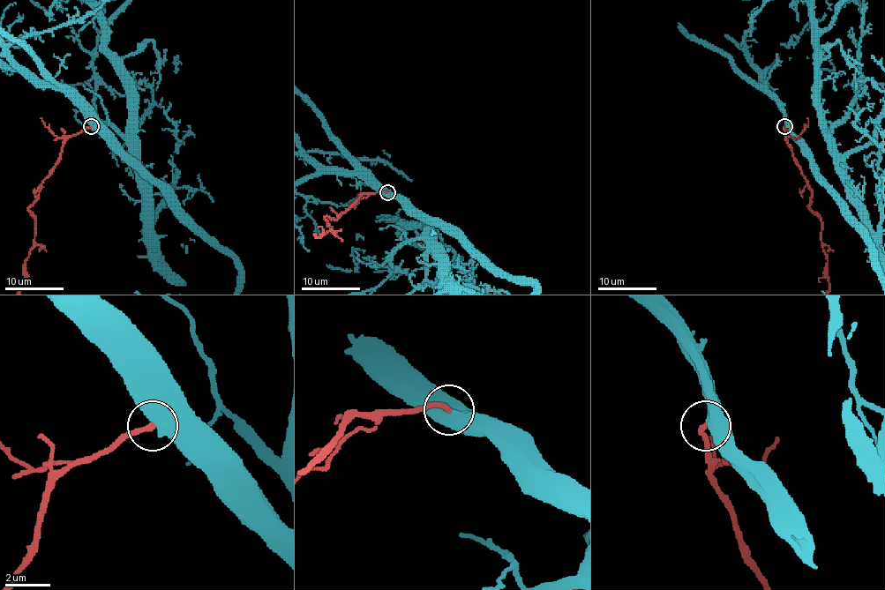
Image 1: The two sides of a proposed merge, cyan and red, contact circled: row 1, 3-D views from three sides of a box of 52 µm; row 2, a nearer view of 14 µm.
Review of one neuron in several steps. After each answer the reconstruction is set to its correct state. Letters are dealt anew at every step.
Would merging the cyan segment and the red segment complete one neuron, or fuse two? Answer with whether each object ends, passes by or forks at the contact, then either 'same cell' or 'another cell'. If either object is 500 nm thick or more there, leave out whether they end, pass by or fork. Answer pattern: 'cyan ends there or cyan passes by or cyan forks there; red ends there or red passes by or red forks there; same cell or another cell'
same cell

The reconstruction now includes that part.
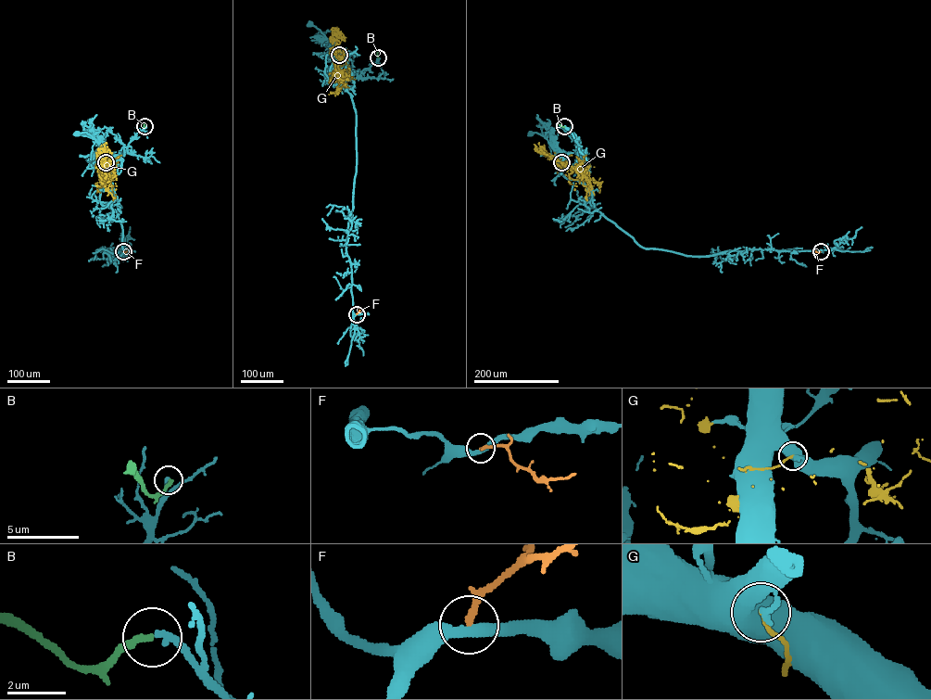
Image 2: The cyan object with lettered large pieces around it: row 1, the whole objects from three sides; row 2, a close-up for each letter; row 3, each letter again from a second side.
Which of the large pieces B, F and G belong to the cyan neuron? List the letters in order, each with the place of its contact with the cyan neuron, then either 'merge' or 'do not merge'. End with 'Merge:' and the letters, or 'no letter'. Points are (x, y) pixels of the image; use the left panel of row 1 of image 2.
B: contact (144, 126); merge
F: contact (123, 251); do not merge
G: contact (106, 162); do not merge
Merge: B

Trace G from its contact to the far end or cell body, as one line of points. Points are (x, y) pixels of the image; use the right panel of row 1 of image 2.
G: (561, 162), (572, 170), (582, 171), (584, 177), (587, 178), (585, 180), (587, 199)

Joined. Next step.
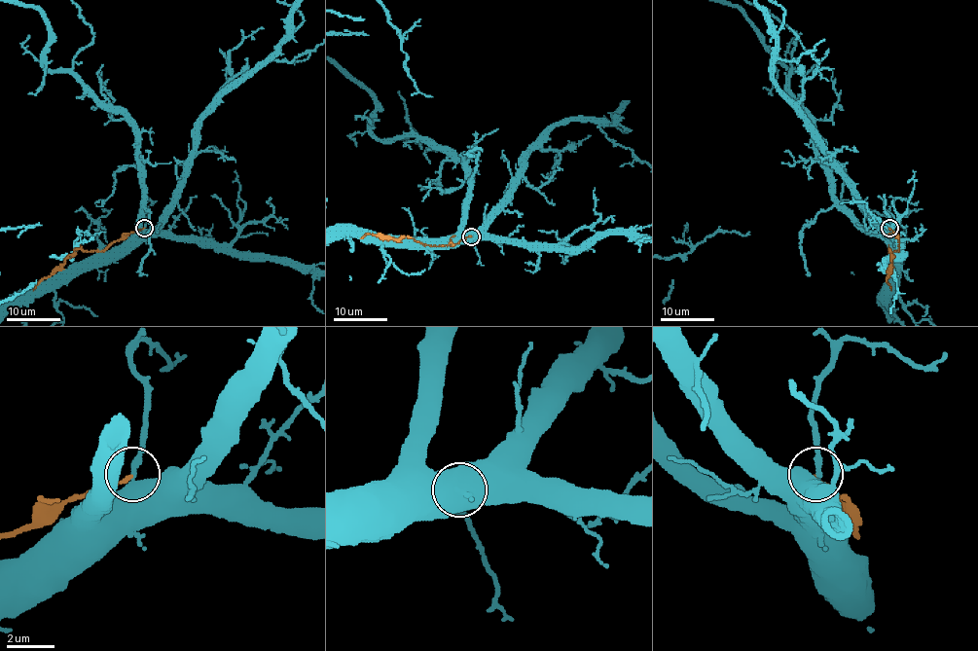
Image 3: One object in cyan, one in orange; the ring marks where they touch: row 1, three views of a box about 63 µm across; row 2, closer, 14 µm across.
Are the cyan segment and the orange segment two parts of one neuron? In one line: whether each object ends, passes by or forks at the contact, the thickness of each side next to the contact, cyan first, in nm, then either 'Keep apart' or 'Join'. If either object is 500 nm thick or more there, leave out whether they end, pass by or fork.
At the ring cyan passes by. At the ring orange ends. Thickness 360 nm (cyan) against 140 nm. Keep apart

